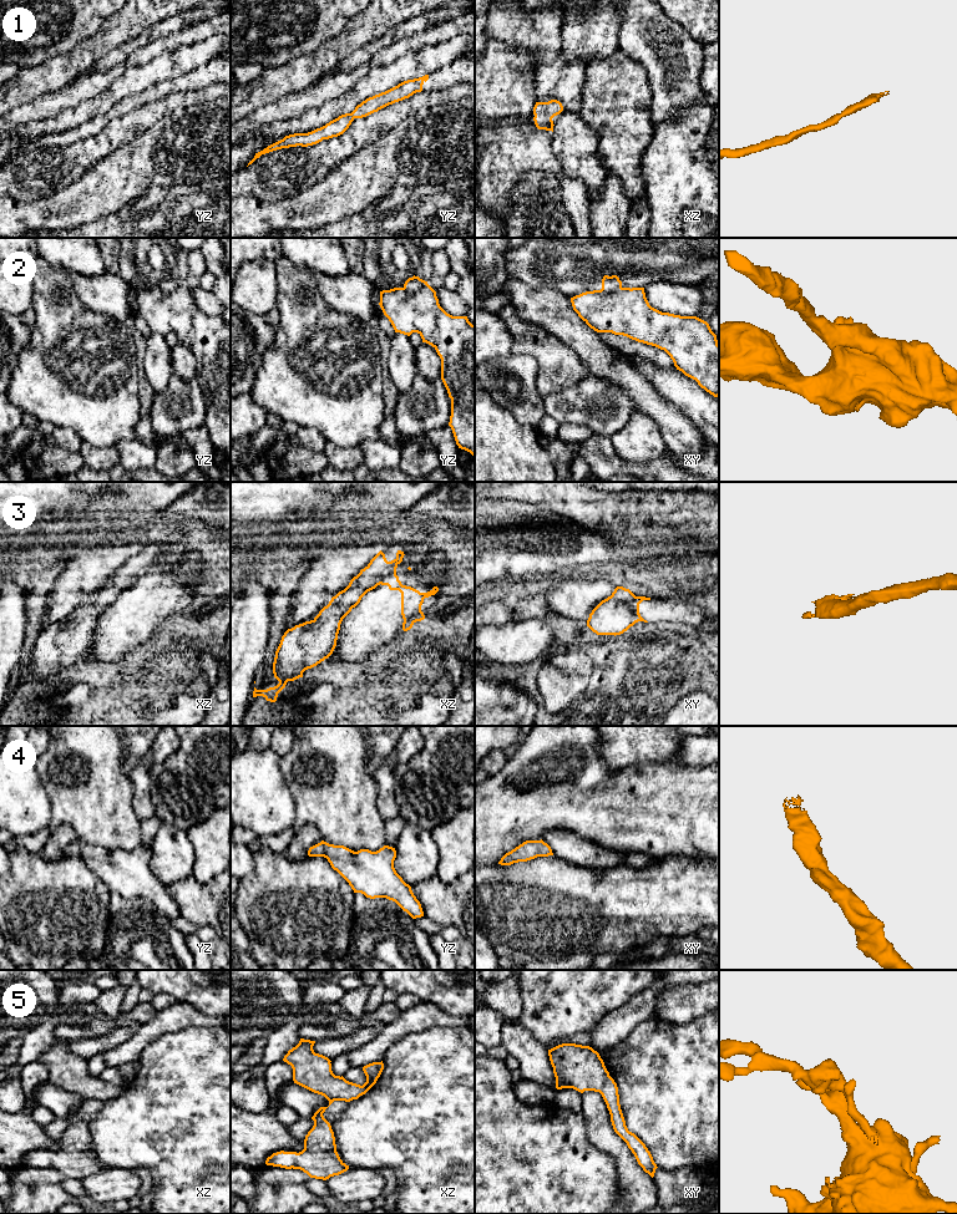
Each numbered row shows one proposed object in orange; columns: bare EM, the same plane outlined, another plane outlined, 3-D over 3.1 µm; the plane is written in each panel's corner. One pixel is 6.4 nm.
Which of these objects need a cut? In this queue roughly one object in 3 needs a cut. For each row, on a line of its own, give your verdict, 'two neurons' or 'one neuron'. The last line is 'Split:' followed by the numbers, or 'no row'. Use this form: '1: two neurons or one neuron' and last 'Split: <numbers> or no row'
1: one neuron
2: two neurons
3: two neurons
4: one neuron
5: one neuron
Split: 2, 3

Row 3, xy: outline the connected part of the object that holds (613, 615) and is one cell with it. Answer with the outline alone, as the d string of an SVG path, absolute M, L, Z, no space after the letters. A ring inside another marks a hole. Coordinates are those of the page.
M617 586L611 596L602 600L589 614L587 626L597 635L621 635L638 623L631 608L636 595Z

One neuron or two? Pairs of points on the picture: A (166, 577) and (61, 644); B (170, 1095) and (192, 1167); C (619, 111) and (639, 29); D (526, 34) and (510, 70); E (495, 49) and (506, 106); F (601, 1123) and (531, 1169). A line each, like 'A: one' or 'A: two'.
A: two
B: one
C: two
D: two
E: one
F: two

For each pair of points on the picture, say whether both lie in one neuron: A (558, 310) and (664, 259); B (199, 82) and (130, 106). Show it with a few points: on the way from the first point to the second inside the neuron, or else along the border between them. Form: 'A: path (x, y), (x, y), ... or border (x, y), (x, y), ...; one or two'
A: border (542, 287), (556, 289), (570, 298); two
B: path (182, 82), (167, 86), (147, 96); one

